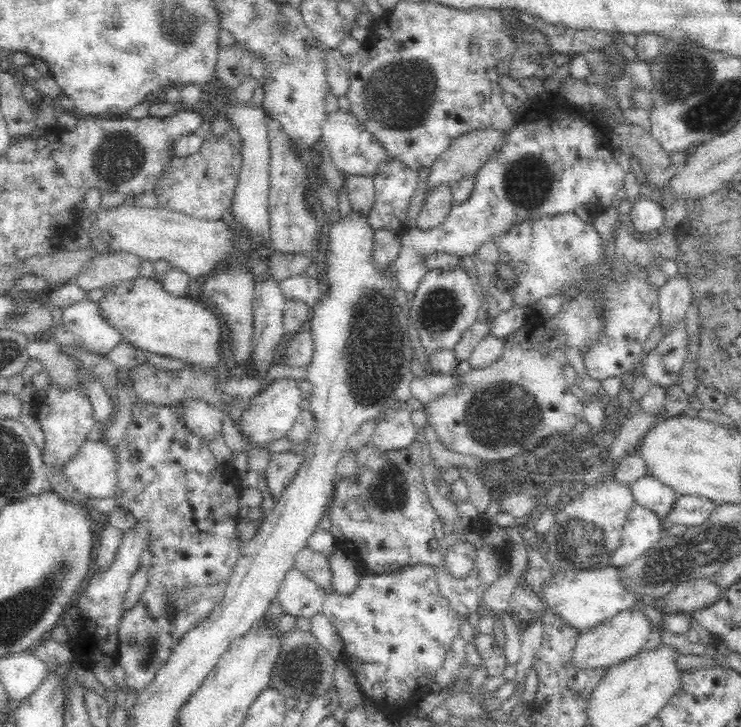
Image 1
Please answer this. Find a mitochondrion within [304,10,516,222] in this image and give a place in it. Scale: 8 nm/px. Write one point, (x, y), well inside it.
(397, 96)

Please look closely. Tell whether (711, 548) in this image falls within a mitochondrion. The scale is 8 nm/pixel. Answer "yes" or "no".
yes

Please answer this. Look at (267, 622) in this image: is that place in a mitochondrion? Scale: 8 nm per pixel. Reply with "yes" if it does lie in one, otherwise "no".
no

